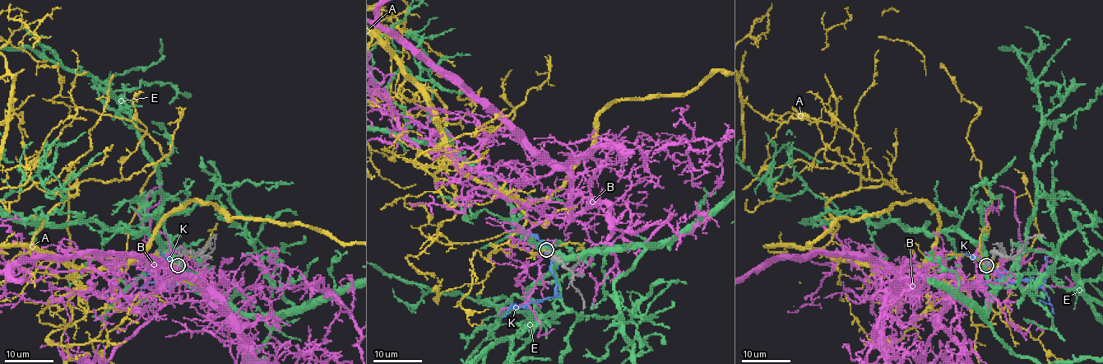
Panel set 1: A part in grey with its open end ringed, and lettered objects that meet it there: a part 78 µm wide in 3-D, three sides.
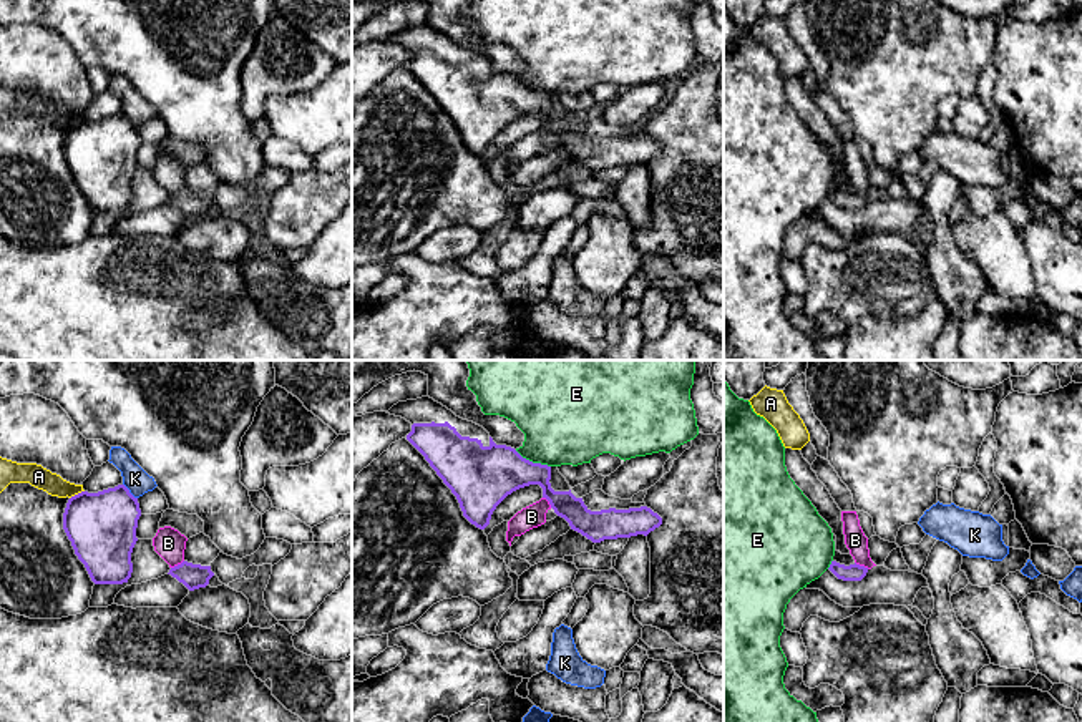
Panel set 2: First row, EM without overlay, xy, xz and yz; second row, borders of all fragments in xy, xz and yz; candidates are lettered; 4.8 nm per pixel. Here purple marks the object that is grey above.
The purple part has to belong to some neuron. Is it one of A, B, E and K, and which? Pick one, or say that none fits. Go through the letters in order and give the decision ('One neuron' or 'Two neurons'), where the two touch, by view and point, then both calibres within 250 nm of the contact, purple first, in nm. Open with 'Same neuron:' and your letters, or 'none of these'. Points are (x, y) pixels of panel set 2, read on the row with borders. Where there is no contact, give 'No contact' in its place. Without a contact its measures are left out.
Same neuron: none of these
A: Two neurons. Touches purple at xy (78, 493). Thickness 340 nm (purple) against 110 nm
B: Two neurons. Touches purple at yz (862, 566). Thickness 80 nm (purple) against 110 nm
E: Two neurons. Touches purple at xz (531, 462). Thickness 300 nm (purple) against 420 nm
K: Two neurons. Touches purple at xy (128, 492). Thickness 340 nm (purple) against 120 nm

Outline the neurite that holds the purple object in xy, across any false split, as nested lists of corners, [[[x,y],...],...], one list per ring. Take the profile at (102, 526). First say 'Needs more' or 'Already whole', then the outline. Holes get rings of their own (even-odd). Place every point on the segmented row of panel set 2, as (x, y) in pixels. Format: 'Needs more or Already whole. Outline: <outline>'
Already whole. Outline: [[[124,485],[68,500],[63,529],[95,584],[123,584],[131,578],[139,516],[138,498]]]

